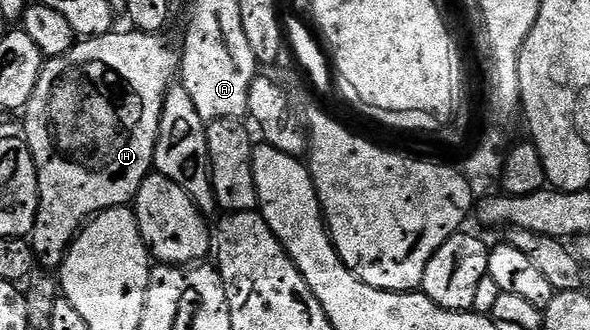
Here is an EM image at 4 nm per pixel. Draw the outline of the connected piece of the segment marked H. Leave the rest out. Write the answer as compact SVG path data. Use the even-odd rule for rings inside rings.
M126 29L127 31L112 30L106 35L92 35L76 42L75 46L56 59L47 59L43 65L43 72L37 81L37 89L33 89L33 97L27 102L23 119L23 131L25 142L37 169L37 181L39 182L39 208L35 224L29 236L31 249L35 253L35 258L44 268L58 269L63 265L63 258L67 256L67 250L71 247L76 235L83 230L85 224L100 215L103 211L108 211L114 207L126 207L134 200L135 194L141 189L141 185L152 174L155 161L155 146L159 136L159 126L161 125L161 113L163 112L163 102L167 97L167 91L173 85L171 79L180 74L181 59L171 47L163 40L162 34L144 35L142 31Z

